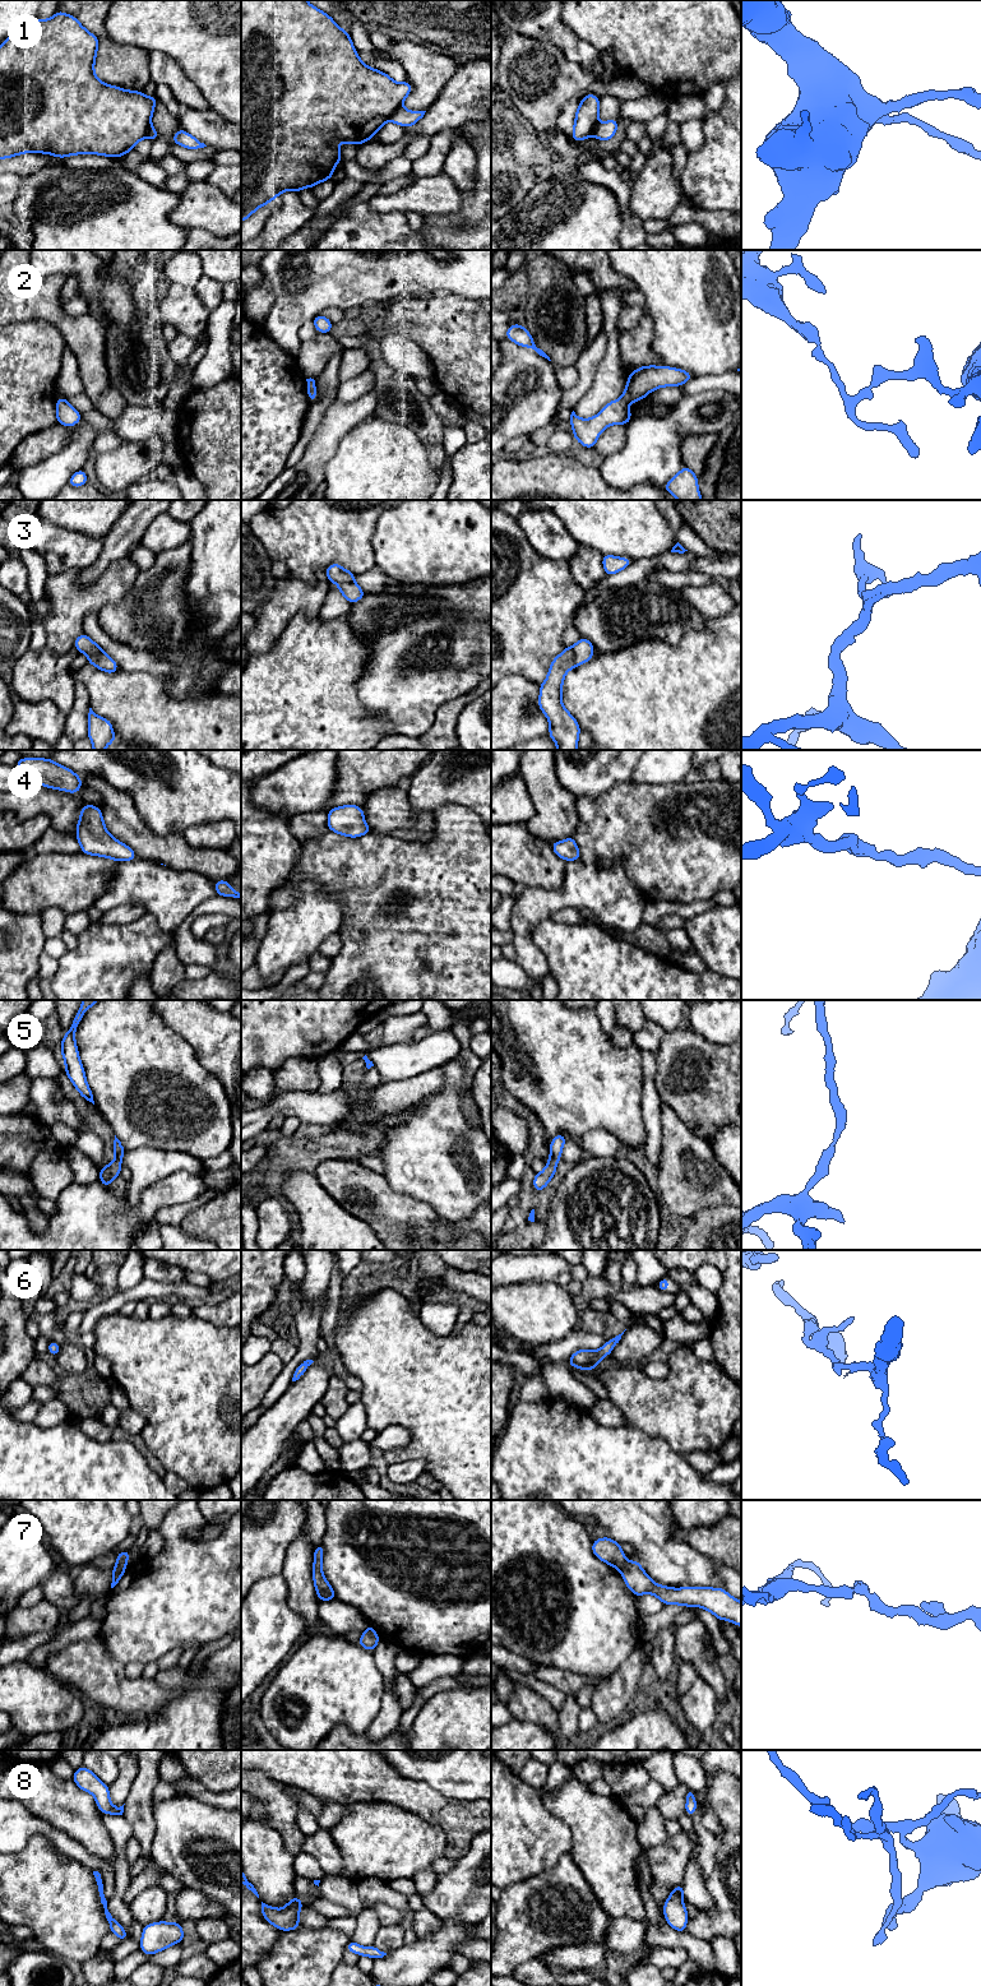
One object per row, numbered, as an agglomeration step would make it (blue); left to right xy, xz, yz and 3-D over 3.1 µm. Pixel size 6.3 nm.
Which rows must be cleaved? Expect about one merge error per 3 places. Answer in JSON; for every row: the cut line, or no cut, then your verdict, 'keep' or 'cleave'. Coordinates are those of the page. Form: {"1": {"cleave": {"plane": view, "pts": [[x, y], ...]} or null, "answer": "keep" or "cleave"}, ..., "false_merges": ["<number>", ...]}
{"1": {"cleave": {"plane": "xz", "pts": [[401, 105], [388, 119]]}, "answer": "cleave"}, "2": {"cleave": {"plane": "yz", "pts": [[623, 397], [628, 402]]}, "answer": "cleave"}, "3": {"cleave": null, "answer": "keep"}, "4": {"cleave": null, "answer": "keep"}, "5": {"cleave": null, "answer": "keep"}, "6": {"cleave": null, "answer": "keep"}, "7": {"cleave": {"plane": "xy", "pts": [[116, 1564], [124, 1568]]}, "answer": "cleave"}, "8": {"cleave": null, "answer": "keep"}, "false_merges": ["1", "2", "7"]}

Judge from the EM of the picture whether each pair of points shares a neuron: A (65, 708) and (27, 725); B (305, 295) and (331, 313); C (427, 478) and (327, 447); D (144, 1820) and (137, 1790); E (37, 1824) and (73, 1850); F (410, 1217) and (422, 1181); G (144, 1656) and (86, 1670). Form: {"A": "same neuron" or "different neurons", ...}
{"A": "different neurons", "B": "different neurons", "C": "different neurons", "D": "same neuron", "E": "same neuron", "F": "different neurons", "G": "different neurons"}

